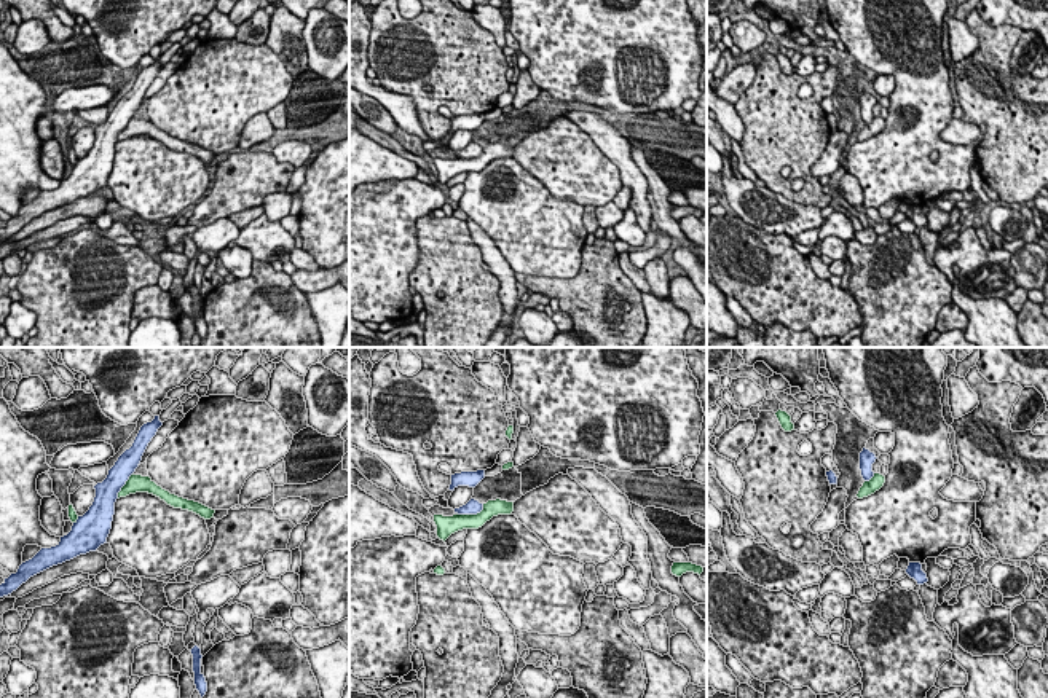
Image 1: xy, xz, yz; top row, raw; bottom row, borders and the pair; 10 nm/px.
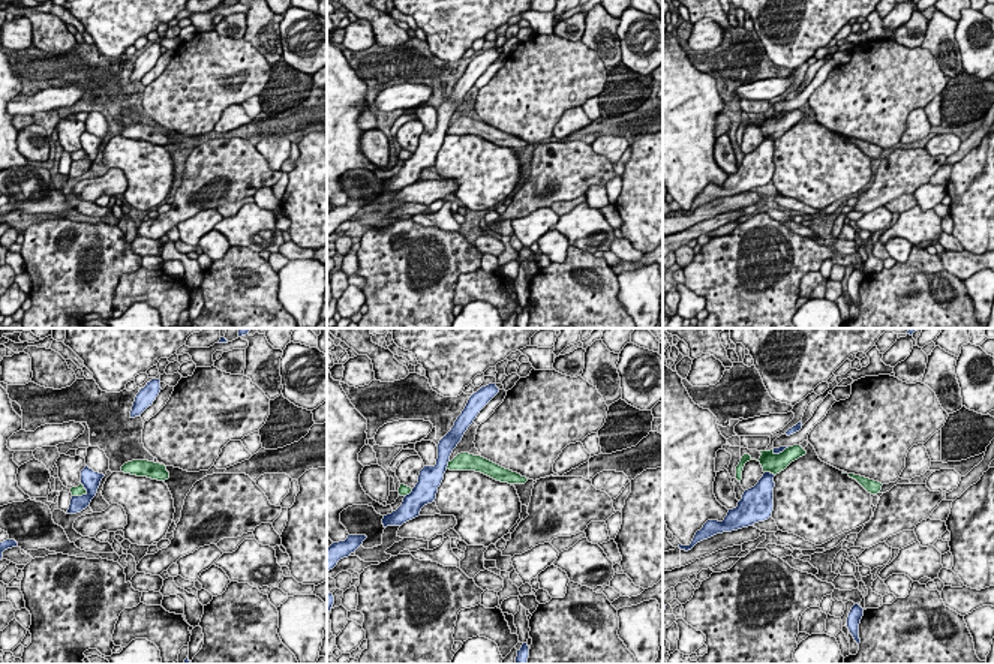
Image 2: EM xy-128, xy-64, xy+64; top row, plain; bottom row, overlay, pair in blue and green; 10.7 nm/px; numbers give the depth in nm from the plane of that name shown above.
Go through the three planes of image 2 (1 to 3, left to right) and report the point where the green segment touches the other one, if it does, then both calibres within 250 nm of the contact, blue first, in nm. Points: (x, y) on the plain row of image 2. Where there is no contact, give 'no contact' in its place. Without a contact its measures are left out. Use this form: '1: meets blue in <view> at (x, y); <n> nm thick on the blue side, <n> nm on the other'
1: meets blue in xy-128 at (83, 159); 200 nm thick on the blue side, 120 nm on the other
2: meets blue in xy-64 at (447, 129); 260 nm thick on the blue side, 190 nm on the other
3: meets blue in xy+64 at (769, 137); 240 nm thick on the blue side, 220 nm on the other

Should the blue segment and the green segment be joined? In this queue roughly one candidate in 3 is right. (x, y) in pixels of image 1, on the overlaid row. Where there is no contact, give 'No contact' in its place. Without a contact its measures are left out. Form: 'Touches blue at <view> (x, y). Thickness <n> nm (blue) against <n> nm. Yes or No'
Touches blue at xz (471, 513). Thickness 160 nm (blue) against 190 nm. No

